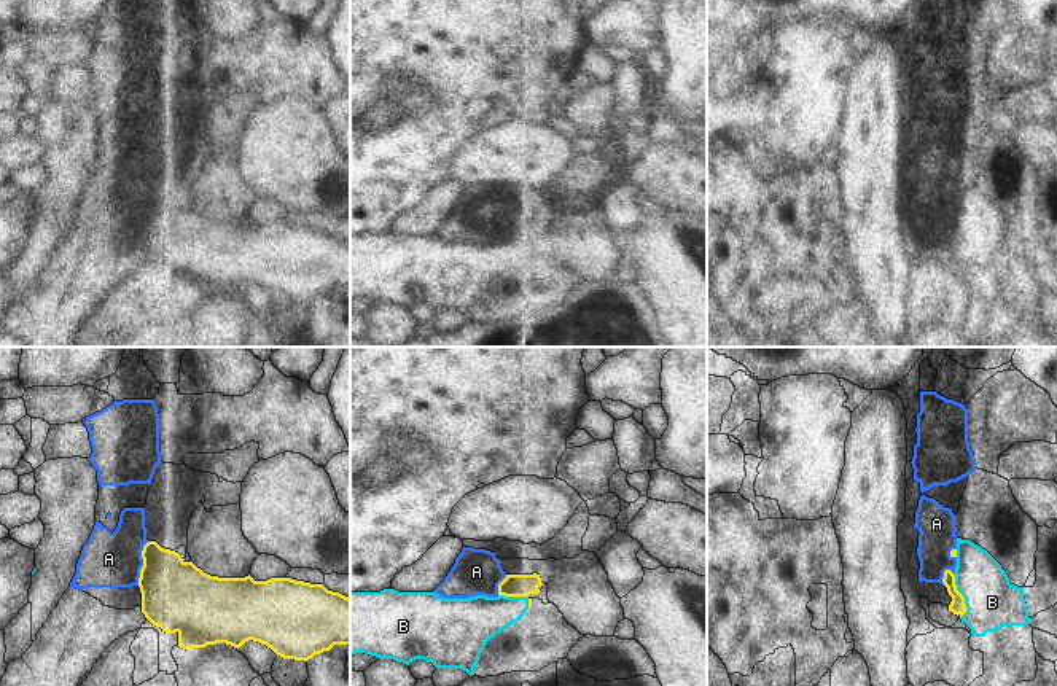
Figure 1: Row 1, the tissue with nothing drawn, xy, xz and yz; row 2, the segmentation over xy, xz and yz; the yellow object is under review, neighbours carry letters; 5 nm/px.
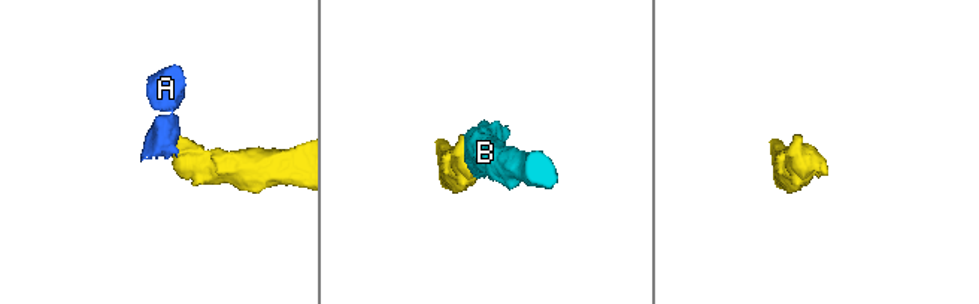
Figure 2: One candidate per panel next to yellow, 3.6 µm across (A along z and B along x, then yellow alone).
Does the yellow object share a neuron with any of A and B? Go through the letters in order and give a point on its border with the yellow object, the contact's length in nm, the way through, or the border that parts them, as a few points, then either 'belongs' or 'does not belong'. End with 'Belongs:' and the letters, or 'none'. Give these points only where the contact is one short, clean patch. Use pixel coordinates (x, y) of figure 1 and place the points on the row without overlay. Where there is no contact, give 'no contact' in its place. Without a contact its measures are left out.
A: xy (144, 207) | 240 nm | along xy (148, 185), (142, 194), (142, 212), (137, 228) | does not belong
B: yz (963, 241) | 220 nm | belongs
Belongs: B

